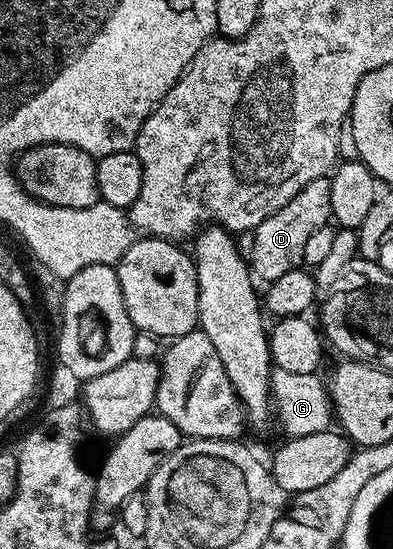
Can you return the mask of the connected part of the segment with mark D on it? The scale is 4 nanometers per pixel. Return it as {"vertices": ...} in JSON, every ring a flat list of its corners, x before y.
{"vertices":[[330,178,315,179,306,185,282,209,270,213,253,231,254,251,250,260,250,271,261,284,267,285,278,281,278,277,290,273,290,269,301,266,304,262,302,252,306,240,317,229,329,226,332,219,330,209]]}

